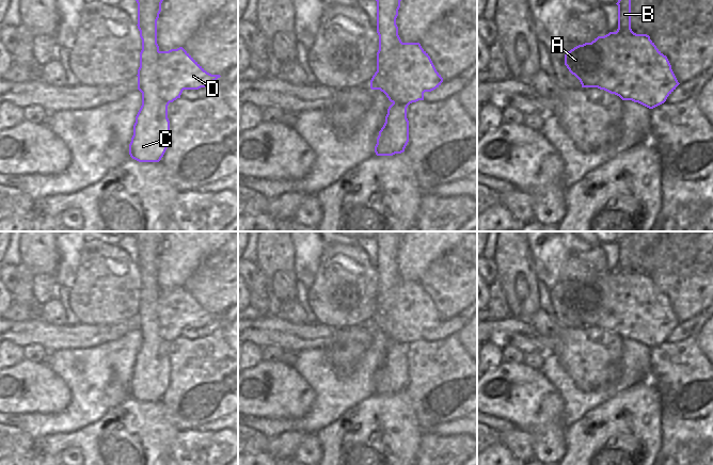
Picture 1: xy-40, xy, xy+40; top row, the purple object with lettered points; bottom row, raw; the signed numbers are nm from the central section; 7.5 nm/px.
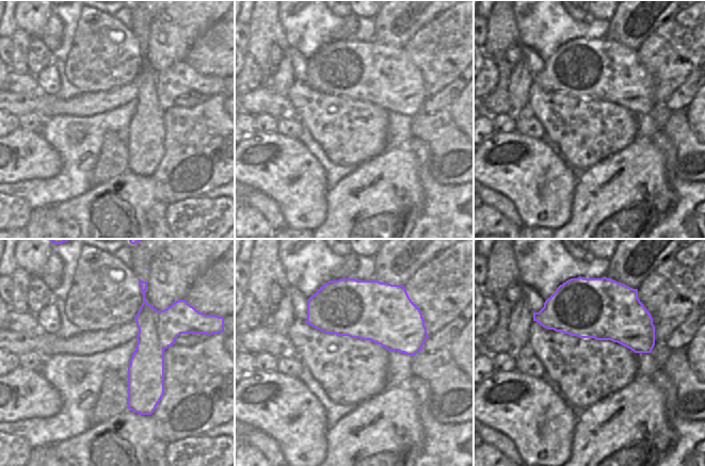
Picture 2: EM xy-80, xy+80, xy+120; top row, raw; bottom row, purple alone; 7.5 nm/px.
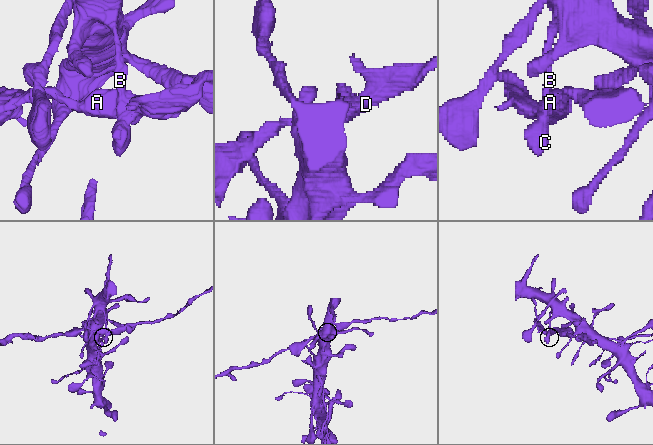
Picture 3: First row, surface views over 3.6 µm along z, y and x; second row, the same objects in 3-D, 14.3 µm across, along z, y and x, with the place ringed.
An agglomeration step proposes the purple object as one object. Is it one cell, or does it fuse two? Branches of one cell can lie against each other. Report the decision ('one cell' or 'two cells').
two cells

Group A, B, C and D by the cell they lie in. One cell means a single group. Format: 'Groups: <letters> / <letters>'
Groups: A D / B C.

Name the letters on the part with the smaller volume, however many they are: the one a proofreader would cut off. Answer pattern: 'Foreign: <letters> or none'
Foreign: A, D

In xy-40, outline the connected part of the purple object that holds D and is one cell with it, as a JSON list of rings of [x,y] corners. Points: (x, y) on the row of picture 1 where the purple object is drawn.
[[[183,47],[159,51],[157,61],[159,95],[162,100],[173,102],[184,90],[199,90],[220,78],[207,73]]]

